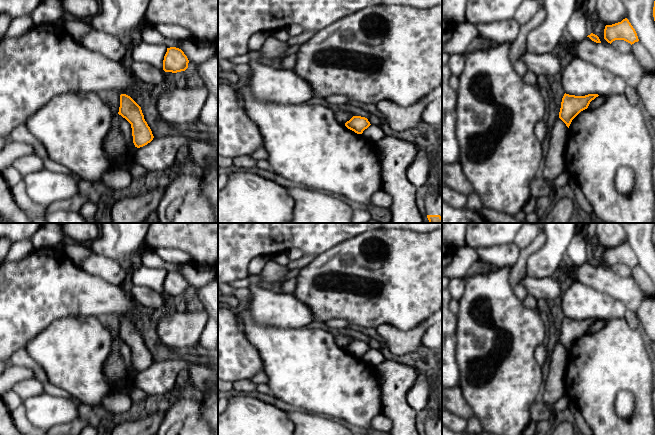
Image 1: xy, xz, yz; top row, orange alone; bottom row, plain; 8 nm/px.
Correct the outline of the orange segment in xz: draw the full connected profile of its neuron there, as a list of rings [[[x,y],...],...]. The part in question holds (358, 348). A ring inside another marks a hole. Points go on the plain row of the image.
[[[353,340],[349,345],[345,347],[345,350],[354,355],[357,358],[362,358],[365,353],[370,350],[370,346],[367,342],[361,340]]]

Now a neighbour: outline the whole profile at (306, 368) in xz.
[[[249,307],[240,312],[245,335],[261,355],[273,396],[309,413],[371,429],[372,419],[382,414],[381,390],[373,366],[338,346],[331,332],[265,327],[253,320]]]

